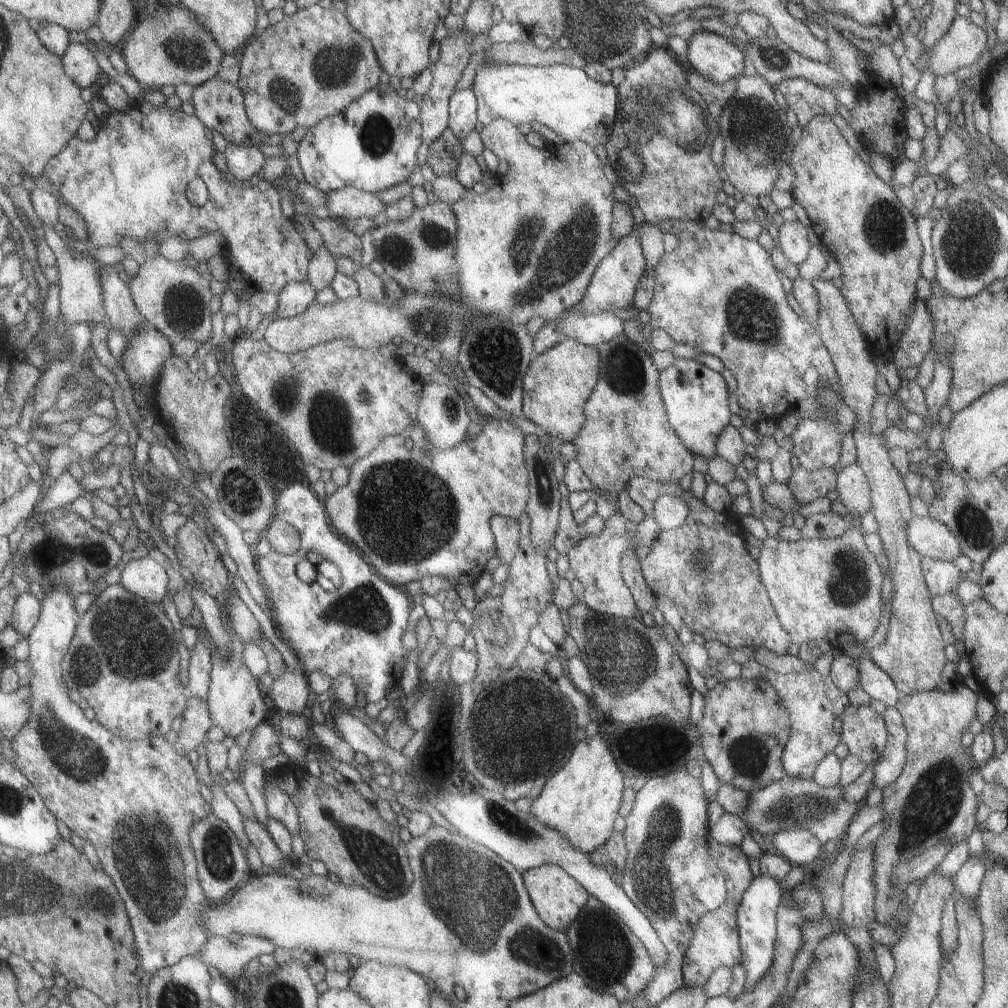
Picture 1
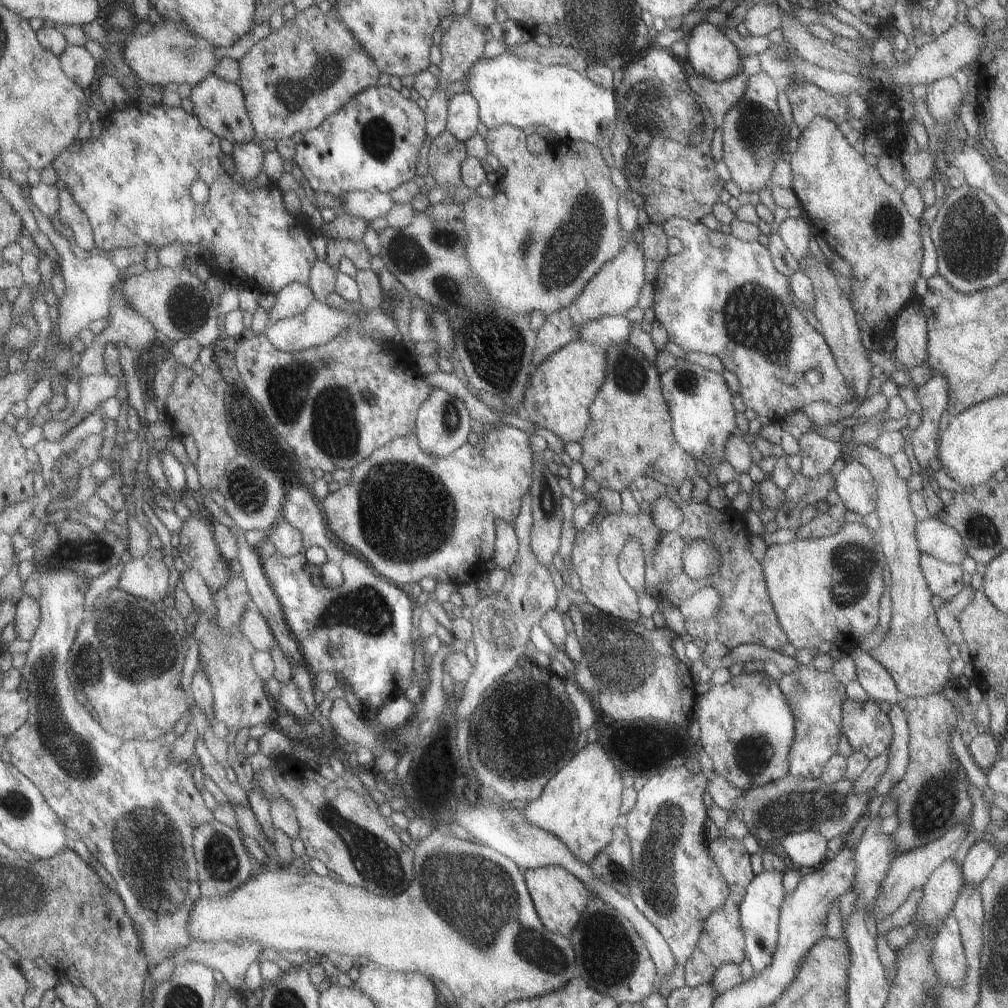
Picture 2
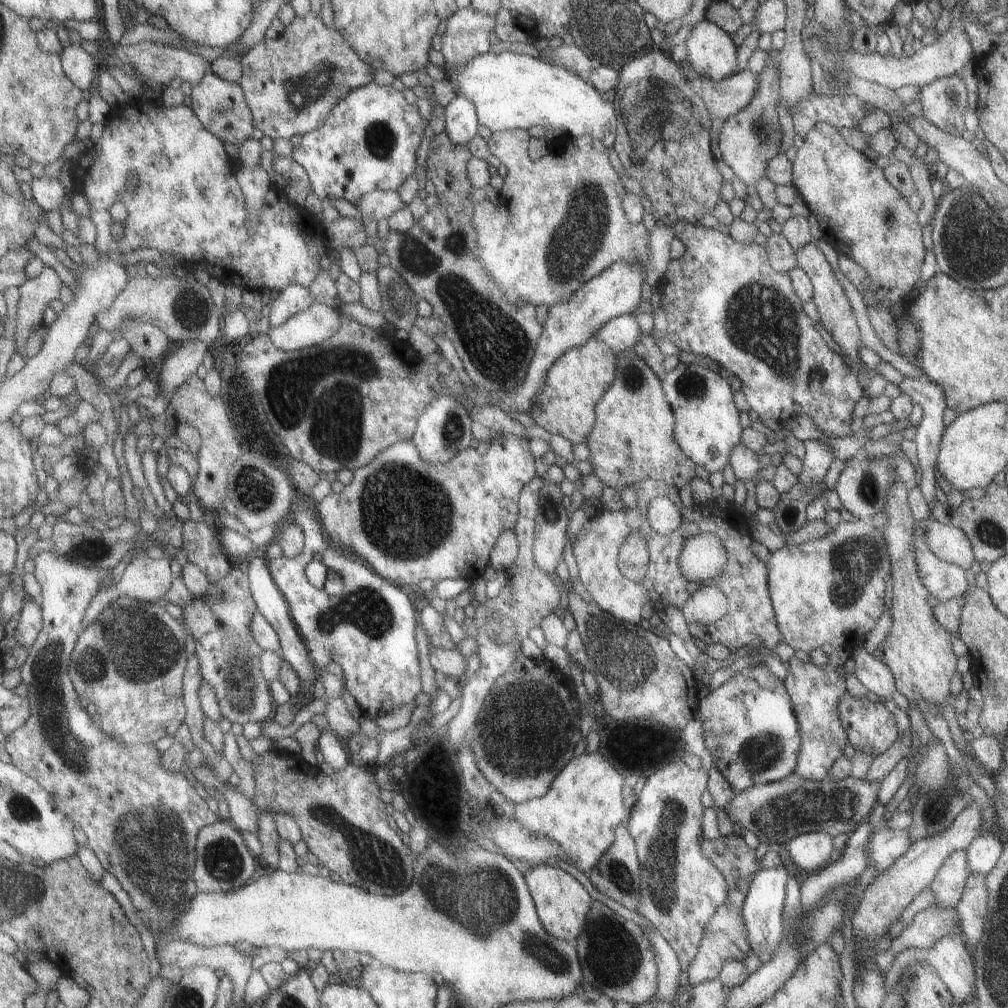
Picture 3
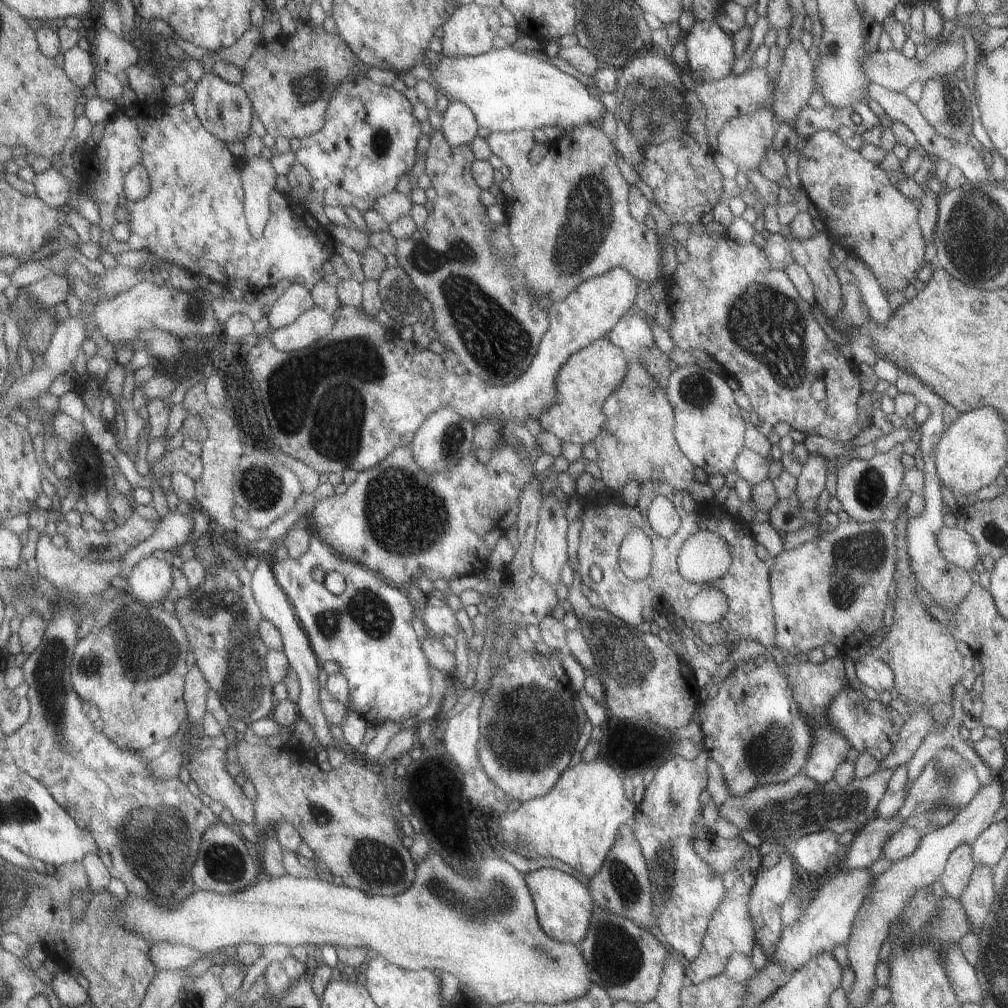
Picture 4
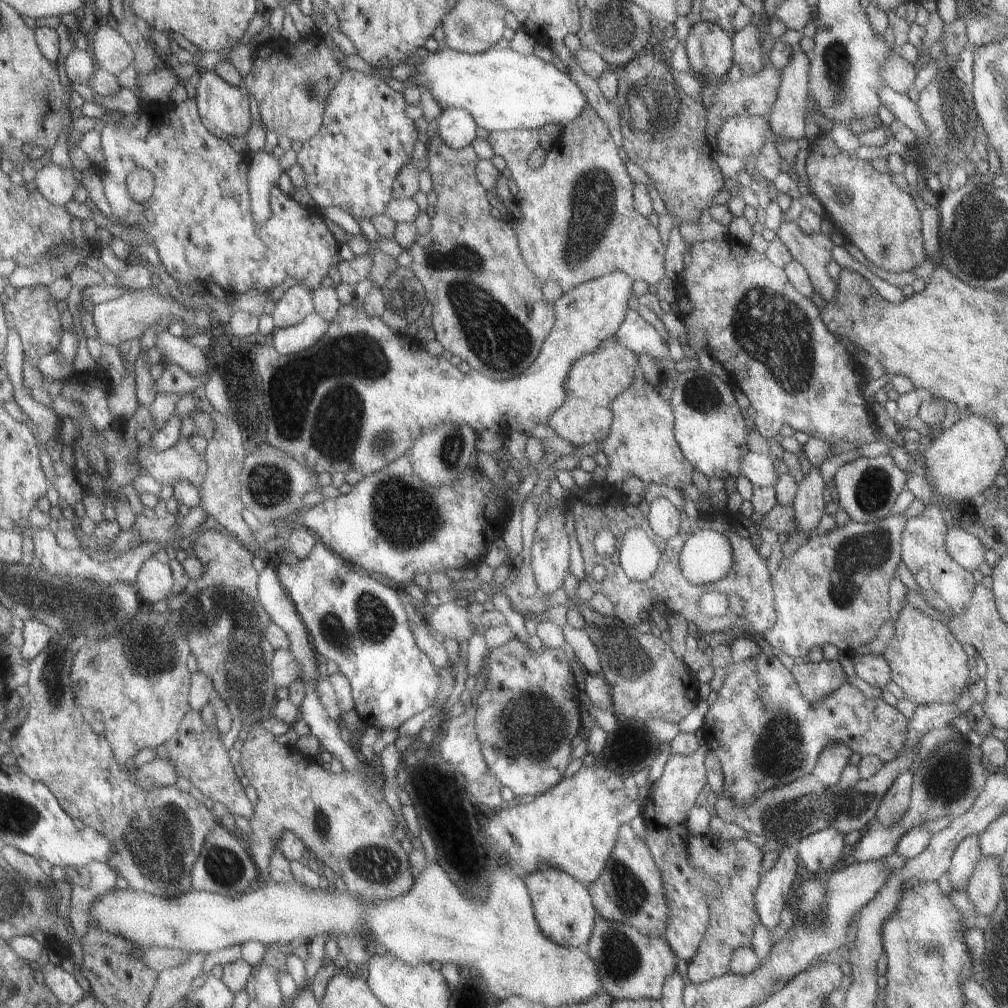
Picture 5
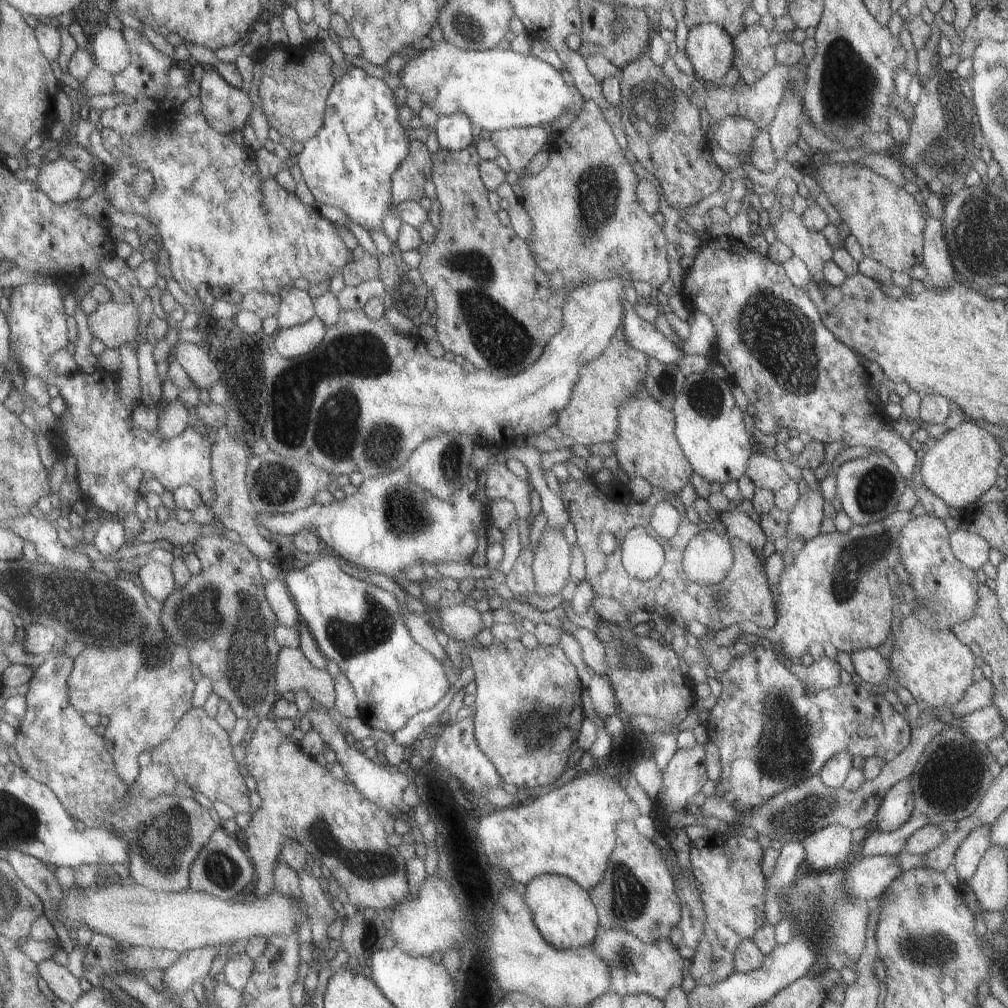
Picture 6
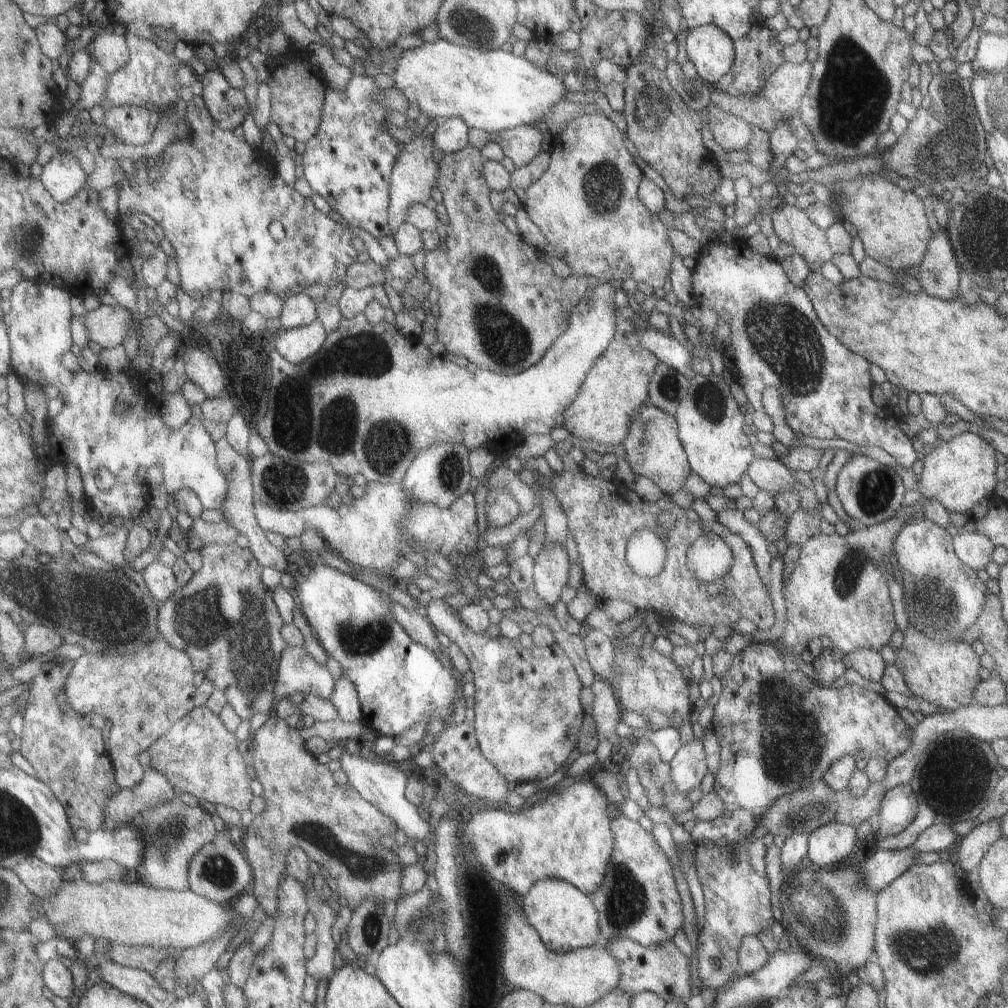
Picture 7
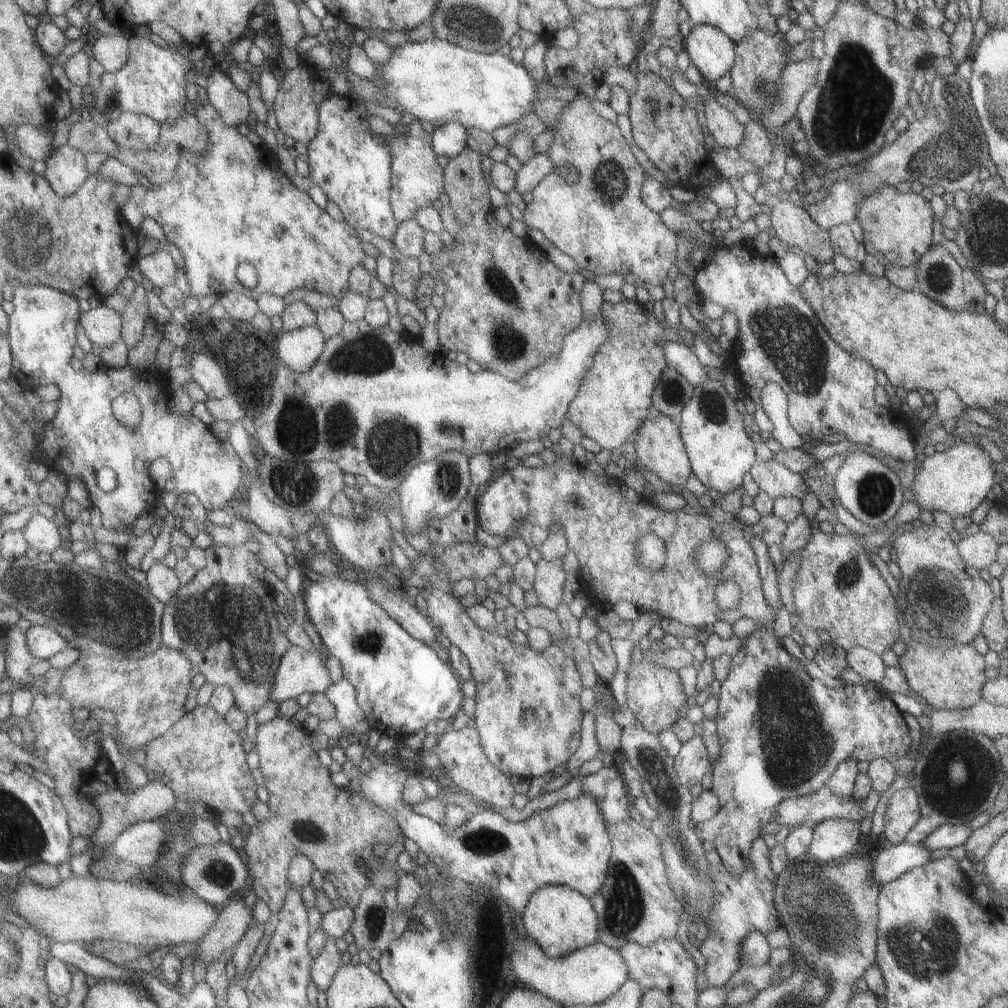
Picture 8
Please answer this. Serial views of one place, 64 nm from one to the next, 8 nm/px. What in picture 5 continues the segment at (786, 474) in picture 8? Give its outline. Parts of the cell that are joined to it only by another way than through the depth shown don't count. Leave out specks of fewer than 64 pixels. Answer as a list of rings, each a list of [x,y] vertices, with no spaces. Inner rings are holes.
[[[748,451],[740,460],[740,474],[748,478],[755,487],[774,487],[781,475],[771,454]]]

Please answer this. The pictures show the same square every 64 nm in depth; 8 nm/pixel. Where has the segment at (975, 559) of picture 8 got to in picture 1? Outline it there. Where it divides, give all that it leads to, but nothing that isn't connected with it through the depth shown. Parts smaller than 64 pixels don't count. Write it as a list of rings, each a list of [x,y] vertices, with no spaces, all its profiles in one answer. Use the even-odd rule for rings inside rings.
[[[913,514],[906,529],[907,539],[923,557],[953,562],[962,554],[957,538],[944,523]]]

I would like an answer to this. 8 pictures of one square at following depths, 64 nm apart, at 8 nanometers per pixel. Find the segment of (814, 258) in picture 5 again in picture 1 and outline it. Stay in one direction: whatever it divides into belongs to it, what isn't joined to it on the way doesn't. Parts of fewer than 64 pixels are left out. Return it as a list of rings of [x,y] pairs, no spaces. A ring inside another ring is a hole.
[[[816,277],[812,282],[814,285],[815,291],[817,292],[818,298],[819,298],[819,305],[818,305],[818,312],[817,312],[817,324],[816,329],[818,331],[818,334],[820,335],[820,338],[823,340],[825,349],[828,350],[830,358],[833,360],[836,374],[838,375],[840,384],[841,384],[841,396],[843,399],[843,402],[847,407],[850,407],[852,410],[856,411],[856,419],[855,419],[855,428],[852,430],[853,432],[853,438],[856,446],[856,454],[857,454],[857,462],[856,464],[860,466],[860,468],[864,471],[864,474],[866,475],[866,478],[869,482],[869,487],[871,488],[871,510],[876,516],[876,520],[878,523],[878,536],[880,536],[882,541],[882,553],[886,555],[886,561],[884,564],[889,565],[889,574],[891,575],[891,579],[893,580],[893,590],[892,590],[892,601],[891,601],[891,615],[889,619],[889,626],[888,626],[888,633],[886,634],[886,639],[884,638],[884,643],[880,646],[874,647],[873,649],[869,649],[867,651],[866,656],[868,658],[872,659],[872,662],[876,664],[876,666],[879,666],[890,678],[894,681],[894,684],[896,685],[896,688],[899,690],[900,696],[903,695],[913,695],[914,693],[921,693],[924,691],[932,691],[936,686],[943,685],[940,678],[942,678],[942,668],[946,666],[946,663],[948,660],[945,657],[944,648],[946,648],[947,644],[944,642],[940,627],[939,627],[939,618],[937,614],[934,612],[933,606],[931,605],[931,594],[930,591],[927,589],[927,584],[925,583],[925,578],[923,577],[922,571],[921,571],[921,560],[922,556],[920,553],[917,552],[917,550],[909,544],[906,534],[907,524],[910,522],[910,519],[913,517],[913,512],[911,509],[911,499],[910,495],[908,494],[907,486],[904,485],[904,476],[902,476],[897,470],[896,467],[892,464],[892,461],[890,460],[888,451],[885,449],[885,446],[883,445],[881,434],[879,436],[870,434],[870,424],[872,423],[871,418],[871,408],[873,407],[873,402],[875,400],[875,396],[878,394],[876,392],[876,387],[874,384],[876,384],[876,381],[878,381],[878,372],[876,369],[876,363],[872,360],[872,354],[869,352],[869,348],[866,344],[866,340],[861,333],[861,330],[859,329],[859,326],[857,325],[856,319],[853,317],[853,314],[850,312],[850,309],[848,308],[847,302],[845,301],[845,298],[843,297],[843,294],[841,293],[841,290],[839,290],[832,281],[821,279],[820,277]]]

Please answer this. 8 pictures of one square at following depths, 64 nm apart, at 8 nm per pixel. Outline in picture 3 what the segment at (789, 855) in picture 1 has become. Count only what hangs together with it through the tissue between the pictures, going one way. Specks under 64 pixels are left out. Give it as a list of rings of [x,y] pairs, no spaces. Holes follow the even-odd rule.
[[[812,831],[795,836],[785,846],[796,866],[811,874],[830,864],[835,848],[832,839],[827,832]]]

